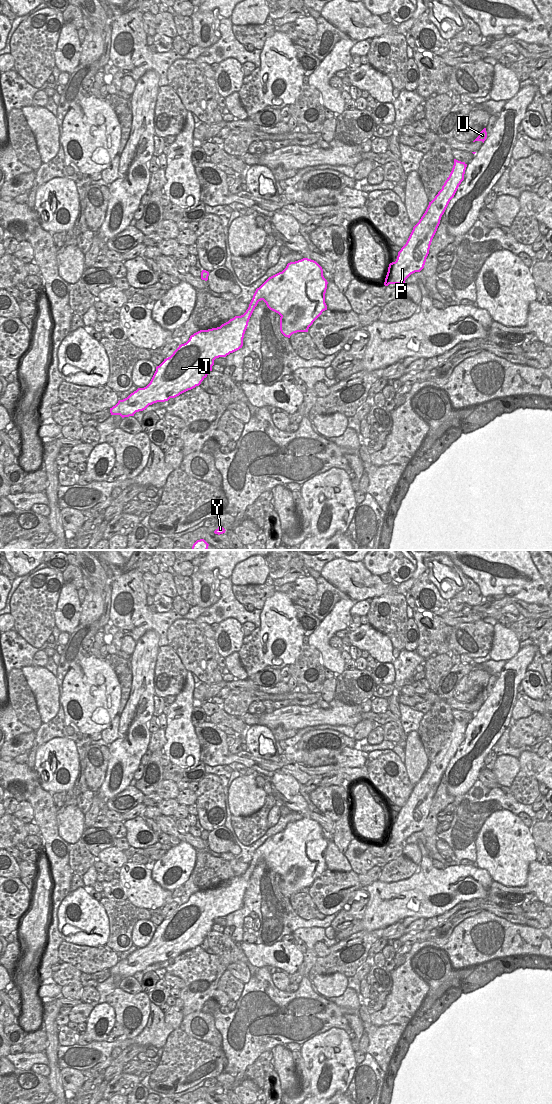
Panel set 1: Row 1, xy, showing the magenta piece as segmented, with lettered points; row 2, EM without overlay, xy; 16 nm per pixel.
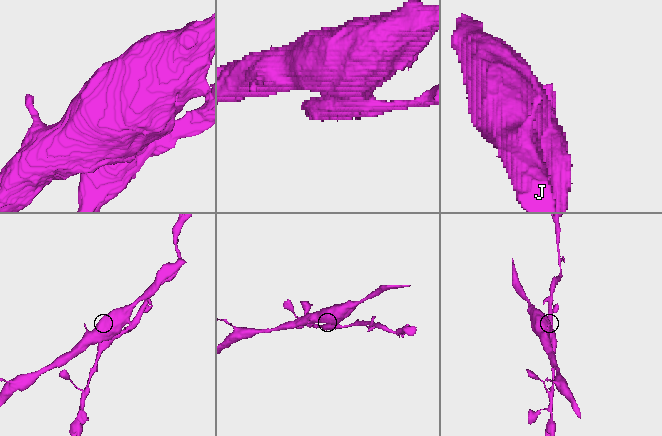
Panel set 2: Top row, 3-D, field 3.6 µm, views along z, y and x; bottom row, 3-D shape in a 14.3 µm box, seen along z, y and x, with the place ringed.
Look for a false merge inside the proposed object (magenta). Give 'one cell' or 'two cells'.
two cells

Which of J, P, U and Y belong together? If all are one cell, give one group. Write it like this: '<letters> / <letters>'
J / P U Y

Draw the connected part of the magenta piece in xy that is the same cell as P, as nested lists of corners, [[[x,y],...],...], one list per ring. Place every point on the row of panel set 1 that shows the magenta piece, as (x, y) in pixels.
[[[454,159],[452,171],[442,189],[429,205],[413,230],[406,244],[398,252],[395,262],[389,264],[384,285],[401,284],[413,273],[420,272],[429,254],[432,239],[450,200],[464,180],[467,164]]]

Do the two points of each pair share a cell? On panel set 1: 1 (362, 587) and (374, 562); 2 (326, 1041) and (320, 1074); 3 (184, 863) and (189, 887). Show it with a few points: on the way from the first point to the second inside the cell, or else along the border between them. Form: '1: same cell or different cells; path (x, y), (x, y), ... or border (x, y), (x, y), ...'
1: different cells; border (361, 561), (371, 573), (378, 576)
2: same cell; path (326, 1049), (326, 1066)
3: different cells; border (192, 871), (183, 885)

